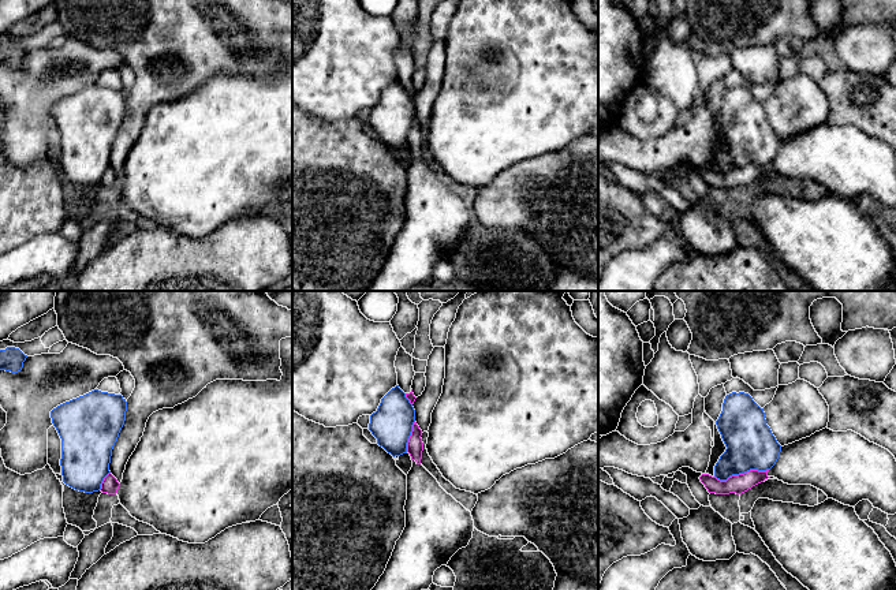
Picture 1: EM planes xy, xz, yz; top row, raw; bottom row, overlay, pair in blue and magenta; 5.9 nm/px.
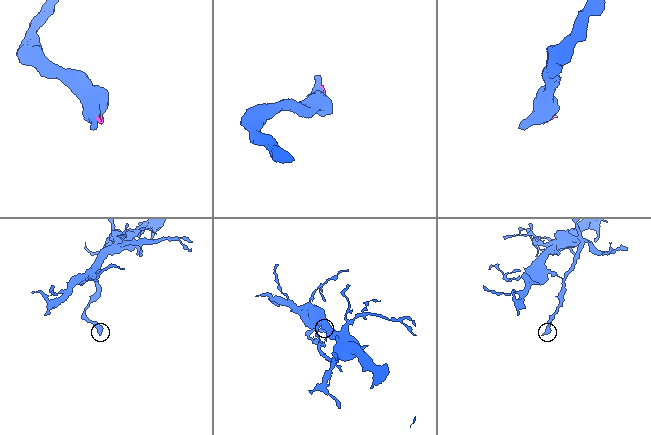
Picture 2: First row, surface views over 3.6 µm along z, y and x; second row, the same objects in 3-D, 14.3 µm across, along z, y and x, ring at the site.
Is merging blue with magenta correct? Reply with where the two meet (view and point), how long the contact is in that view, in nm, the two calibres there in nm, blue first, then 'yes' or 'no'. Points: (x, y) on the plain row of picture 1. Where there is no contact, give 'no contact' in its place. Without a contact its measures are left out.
meets blue in yz at (740, 167); contact 320 nm long; 280 nm thick on the blue side, 110 nm on the other; no

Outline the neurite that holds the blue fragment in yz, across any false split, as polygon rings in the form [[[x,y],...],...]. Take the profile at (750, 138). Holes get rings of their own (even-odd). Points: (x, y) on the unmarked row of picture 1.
[[[732,86],[727,89],[716,119],[727,141],[714,160],[714,171],[717,173],[727,175],[732,169],[744,168],[750,164],[766,165],[776,158],[781,139],[766,119],[764,102],[748,87]]]

